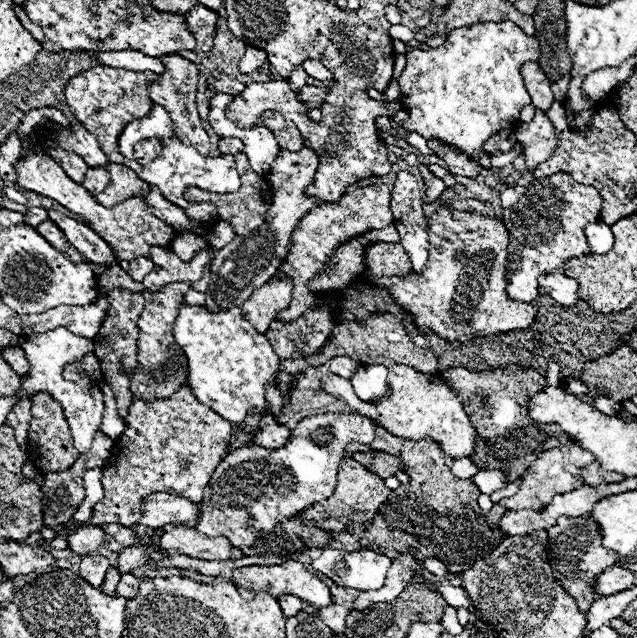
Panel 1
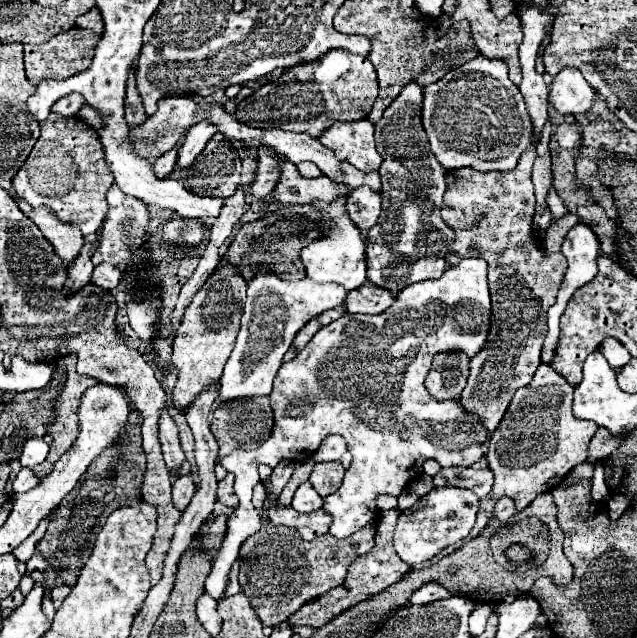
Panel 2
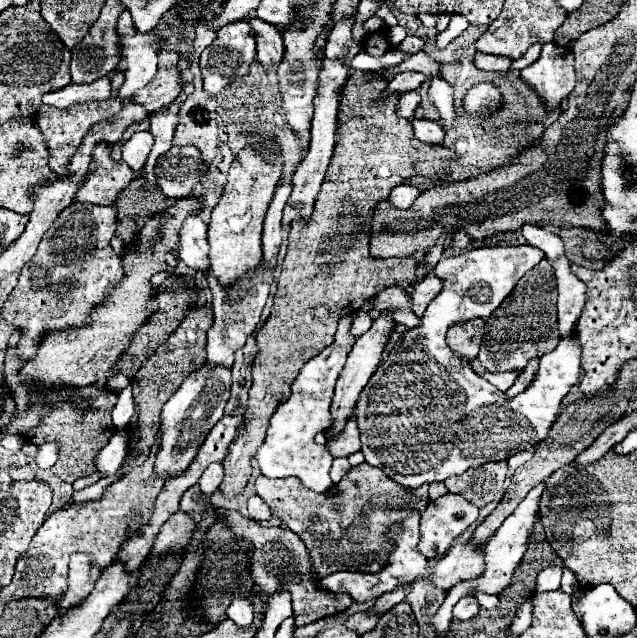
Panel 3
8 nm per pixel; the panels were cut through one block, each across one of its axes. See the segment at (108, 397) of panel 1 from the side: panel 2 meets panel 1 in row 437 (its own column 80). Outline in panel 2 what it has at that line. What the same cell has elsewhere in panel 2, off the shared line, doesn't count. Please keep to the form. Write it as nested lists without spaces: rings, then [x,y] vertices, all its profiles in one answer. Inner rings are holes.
[[[84,104],[84,108],[80,108],[78,118],[84,120],[84,124],[88,124],[90,128],[94,128],[96,132],[100,132],[100,128],[102,128],[102,116],[94,108],[90,108],[88,104]]]

